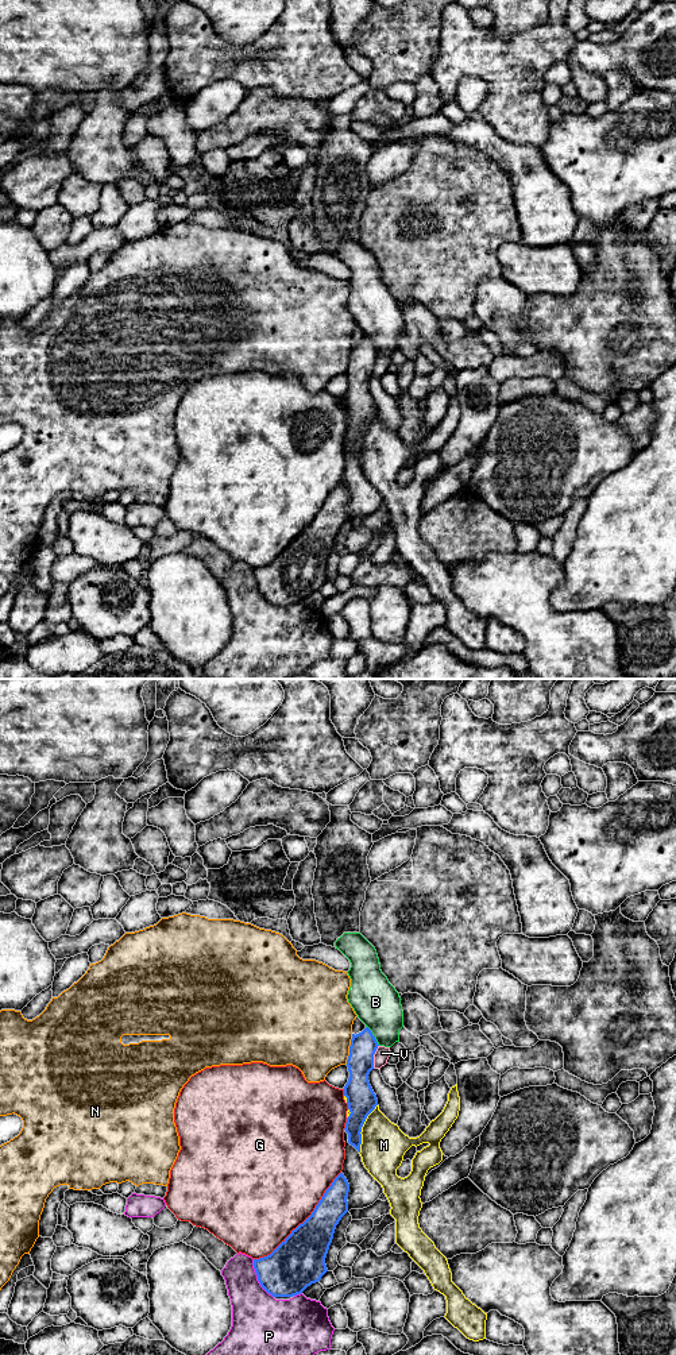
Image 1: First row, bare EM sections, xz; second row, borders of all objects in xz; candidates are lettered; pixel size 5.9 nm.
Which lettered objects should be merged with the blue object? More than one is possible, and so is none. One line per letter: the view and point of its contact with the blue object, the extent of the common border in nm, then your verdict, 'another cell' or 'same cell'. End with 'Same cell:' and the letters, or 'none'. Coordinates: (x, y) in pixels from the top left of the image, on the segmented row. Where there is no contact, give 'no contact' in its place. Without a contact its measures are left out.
B: meets blue in xz at (373, 1035); contact 150 nm long; another cell
G: meets blue in xz at (304, 1222); contact 750 nm long; another cell
M: meets blue in xz at (360, 1128); contact 320 nm long; another cell
N: meets blue in xz at (350, 1049); contact 180 nm long; another cell
P: meets blue in xz at (258, 1278); contact 260 nm long; another cell
V: meets blue in xz at (373, 1056); contact 140 nm long; another cell
Same cell: none

